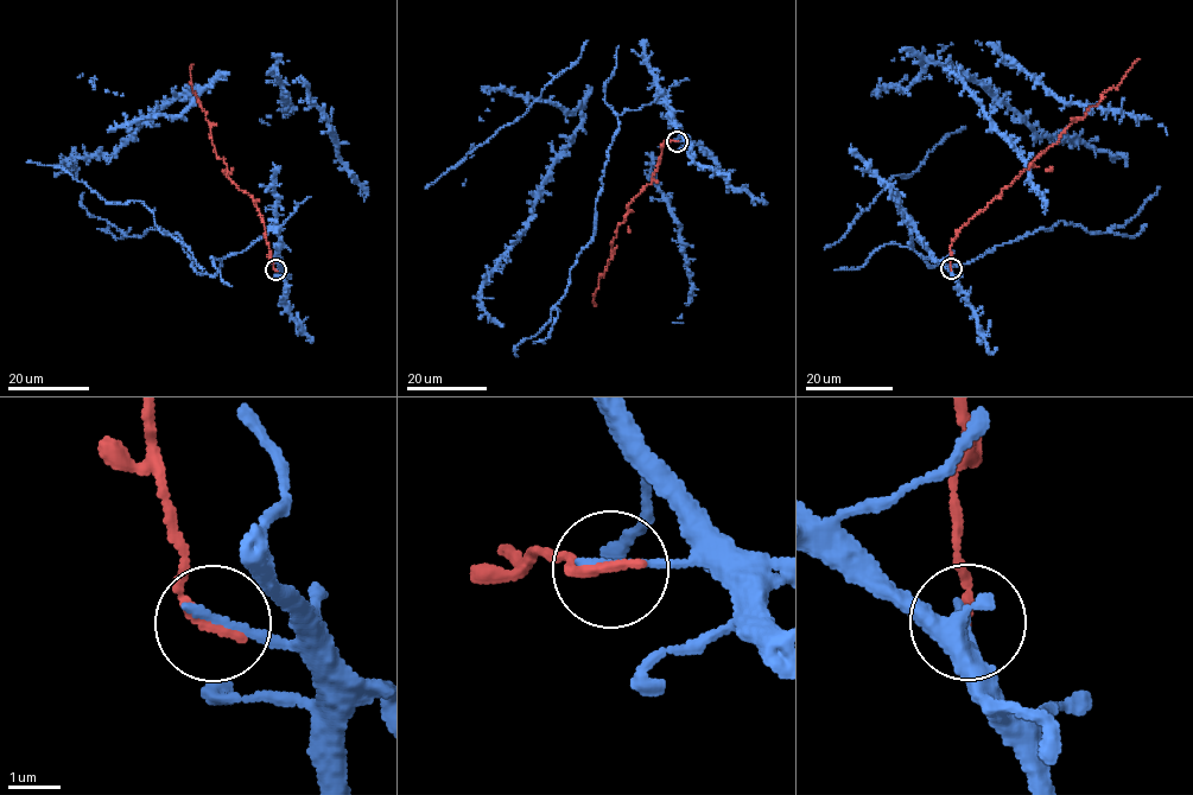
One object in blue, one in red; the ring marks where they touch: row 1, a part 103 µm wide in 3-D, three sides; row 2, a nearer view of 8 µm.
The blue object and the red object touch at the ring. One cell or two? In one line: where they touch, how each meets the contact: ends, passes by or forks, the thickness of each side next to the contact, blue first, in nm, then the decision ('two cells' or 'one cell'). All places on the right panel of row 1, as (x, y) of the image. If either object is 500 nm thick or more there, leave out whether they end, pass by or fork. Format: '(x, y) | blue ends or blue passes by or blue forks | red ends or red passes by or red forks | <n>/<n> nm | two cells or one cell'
(951, 268) | blue ends | red ends | 170/240 nm | two cells

